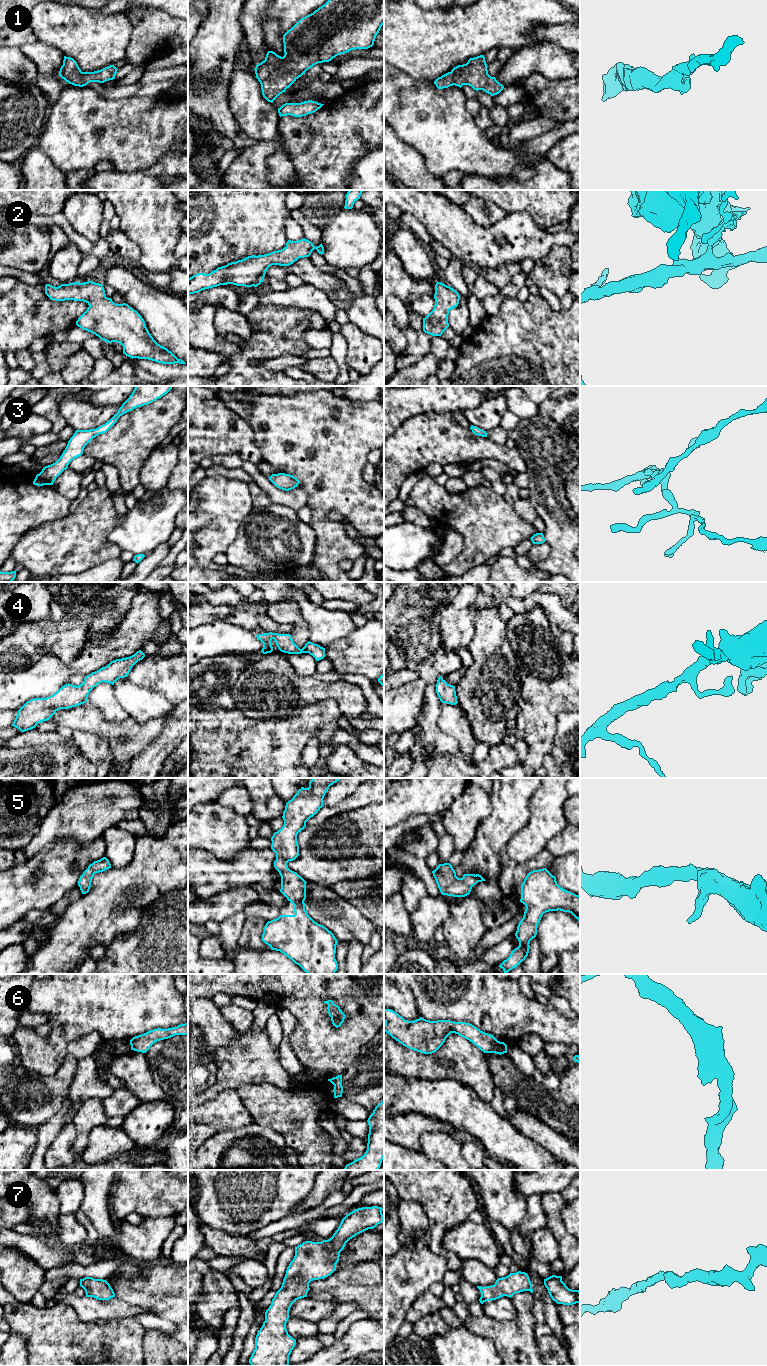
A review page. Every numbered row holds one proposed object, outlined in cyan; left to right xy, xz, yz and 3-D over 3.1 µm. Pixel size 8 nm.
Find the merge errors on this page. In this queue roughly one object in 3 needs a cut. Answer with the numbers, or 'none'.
none

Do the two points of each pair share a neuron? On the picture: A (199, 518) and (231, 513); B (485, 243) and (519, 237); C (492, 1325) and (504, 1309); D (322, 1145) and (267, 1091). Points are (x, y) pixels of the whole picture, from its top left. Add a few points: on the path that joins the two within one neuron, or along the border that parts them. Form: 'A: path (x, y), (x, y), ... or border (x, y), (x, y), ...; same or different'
A: border (209, 513), (211, 521), (198, 530); different
B: path (493, 236), (504, 233), (511, 235); same
C: border (517, 1311), (508, 1321), (498, 1321), (484, 1313); different
D: path (308, 1134), (279, 1105); same

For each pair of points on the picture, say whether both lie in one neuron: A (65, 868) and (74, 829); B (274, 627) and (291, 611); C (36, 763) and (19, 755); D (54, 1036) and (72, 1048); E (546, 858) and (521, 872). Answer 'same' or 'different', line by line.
A: different
B: different
C: same
D: same
E: same

